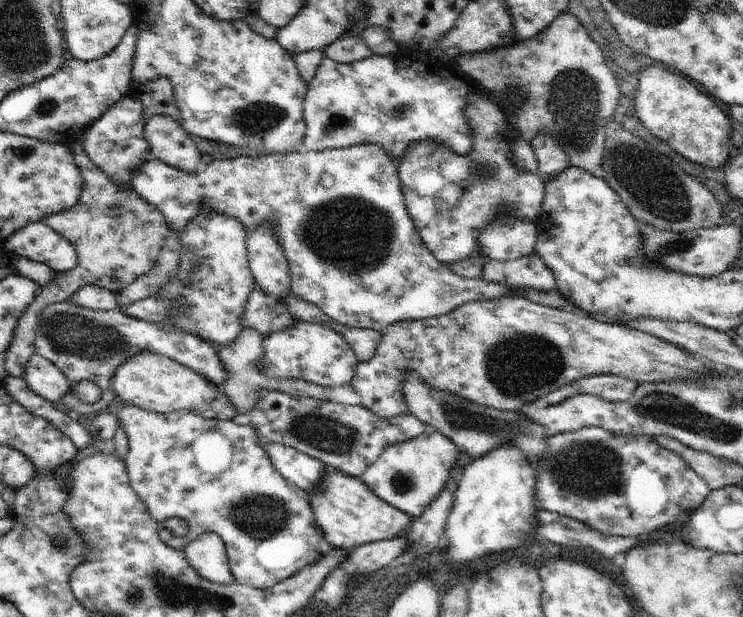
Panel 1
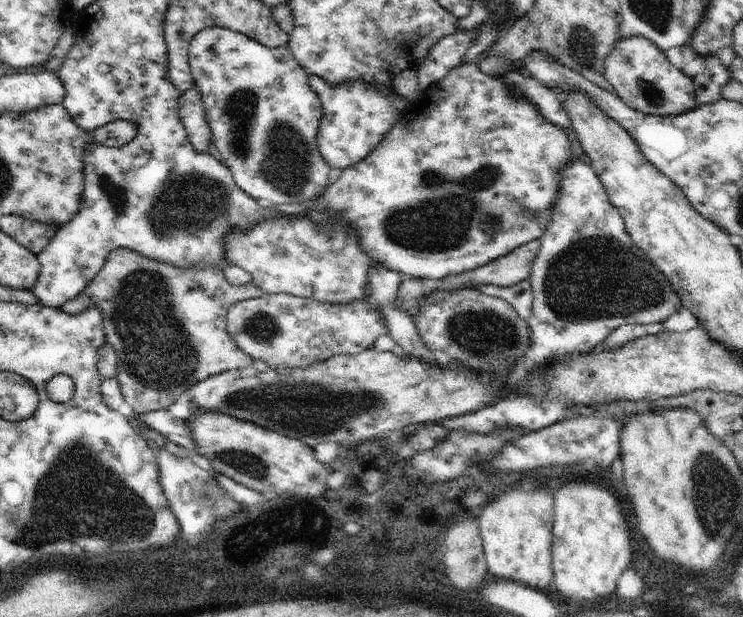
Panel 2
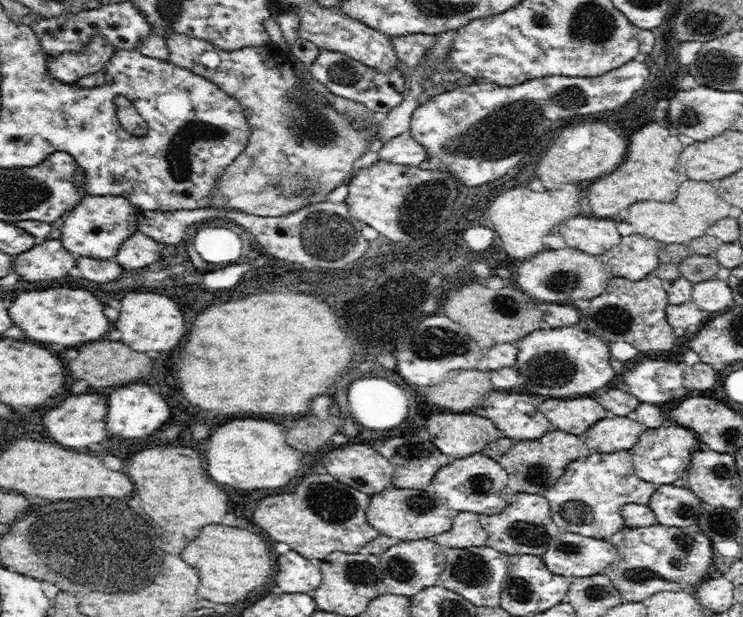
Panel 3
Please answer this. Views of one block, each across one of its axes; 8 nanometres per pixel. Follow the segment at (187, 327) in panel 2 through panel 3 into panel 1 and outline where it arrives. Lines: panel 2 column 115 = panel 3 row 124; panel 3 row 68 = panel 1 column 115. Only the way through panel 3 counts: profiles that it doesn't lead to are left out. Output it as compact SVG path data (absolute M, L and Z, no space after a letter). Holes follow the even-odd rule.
M84 137L69 146L83 178L82 194L78 202L62 214L40 220L70 242L77 252L78 264L70 270L59 271L57 278L40 287L34 302L22 313L13 341L5 354L5 367L10 377L22 377L30 357L36 353L35 340L43 309L66 301L70 295L88 283L108 289L114 294L122 292L140 275L147 275L152 270L170 231L164 214L154 205L141 199L136 191L126 189L123 185L114 185L102 169L90 160L83 144ZM112 210L119 210L120 215L110 216Z

